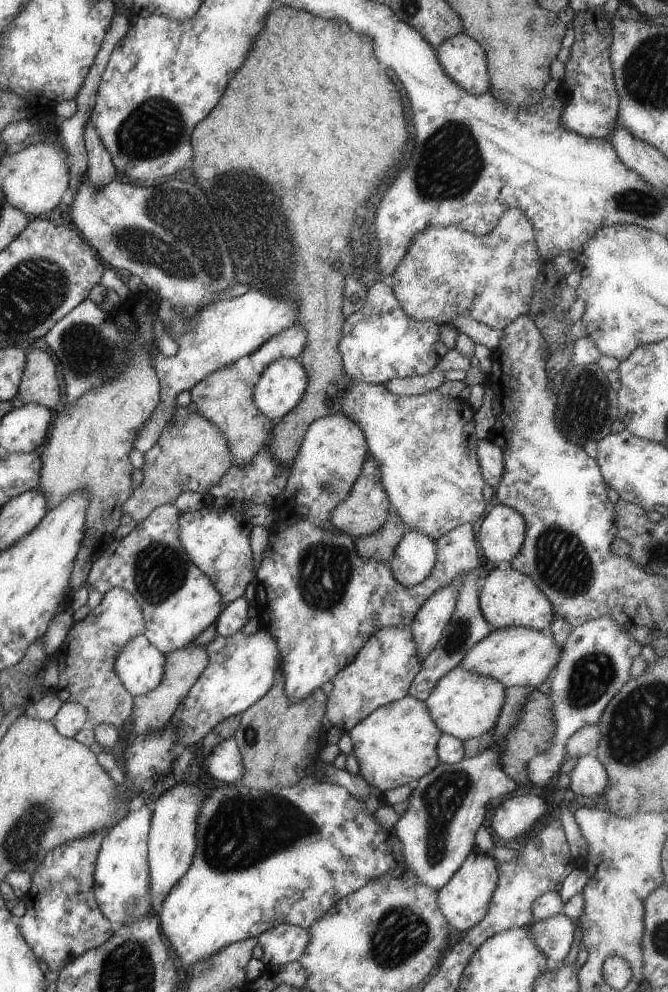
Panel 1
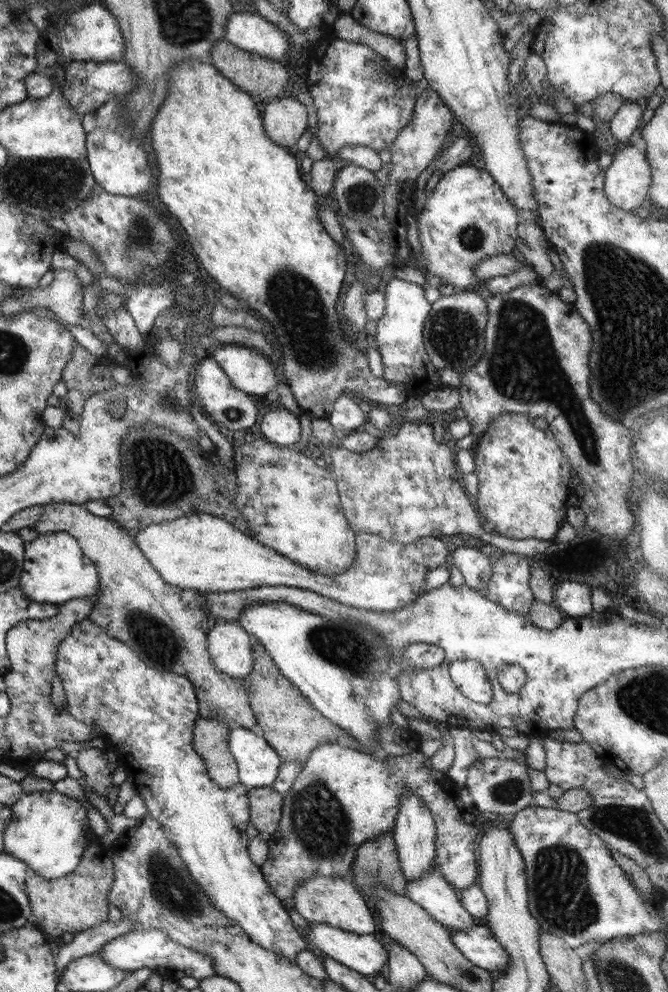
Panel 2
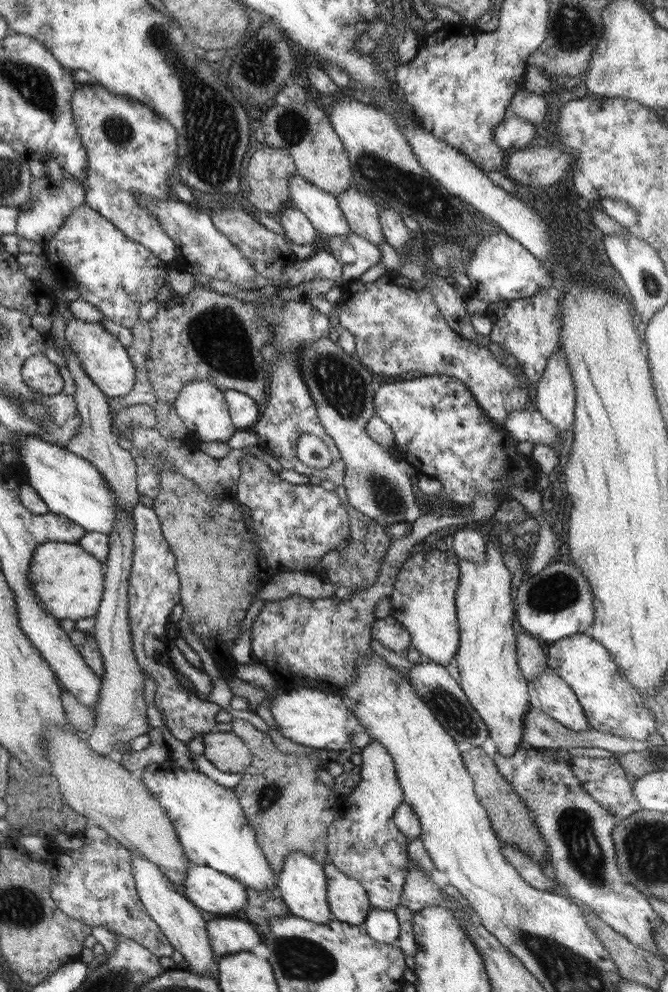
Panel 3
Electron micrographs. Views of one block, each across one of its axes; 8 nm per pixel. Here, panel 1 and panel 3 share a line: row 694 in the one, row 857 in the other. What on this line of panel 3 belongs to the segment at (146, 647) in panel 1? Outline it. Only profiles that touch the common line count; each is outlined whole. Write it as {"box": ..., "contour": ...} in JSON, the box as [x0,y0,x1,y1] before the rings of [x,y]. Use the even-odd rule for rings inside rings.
{"box":[131,852,216,974],"contour":[[[131,852],[131,855],[136,890],[147,913],[160,927],[173,949],[182,954],[187,964],[186,970],[196,974],[211,974],[210,964],[214,962],[216,954],[210,944],[207,921],[202,917],[202,912],[180,892],[178,886],[164,877],[160,872],[160,866],[146,860],[141,854]]]}

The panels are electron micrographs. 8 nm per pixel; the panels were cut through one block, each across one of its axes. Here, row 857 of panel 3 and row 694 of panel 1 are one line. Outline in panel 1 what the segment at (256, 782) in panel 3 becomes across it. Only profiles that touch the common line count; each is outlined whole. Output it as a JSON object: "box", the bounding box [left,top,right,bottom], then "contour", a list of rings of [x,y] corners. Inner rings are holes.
{"box":[234,669,327,790],"contour":[[[282,669],[278,670],[268,694],[241,714],[240,726],[234,736],[243,766],[242,780],[238,783],[252,790],[270,790],[275,786],[290,788],[300,784],[305,778],[304,772],[321,749],[326,705],[327,695],[321,688],[300,702],[290,702],[284,692]]]}

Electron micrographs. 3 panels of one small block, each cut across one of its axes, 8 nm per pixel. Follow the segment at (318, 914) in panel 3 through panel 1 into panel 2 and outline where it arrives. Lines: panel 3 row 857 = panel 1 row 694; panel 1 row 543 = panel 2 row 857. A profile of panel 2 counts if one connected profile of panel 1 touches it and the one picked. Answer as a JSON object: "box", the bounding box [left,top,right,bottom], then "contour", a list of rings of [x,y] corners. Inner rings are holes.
{"box":[259,743,483,908],"contour":[[[328,743],[312,750],[292,788],[283,795],[282,819],[277,832],[270,836],[268,859],[259,867],[270,890],[285,907],[292,908],[295,887],[302,882],[316,877],[349,879],[352,875],[351,868],[356,849],[361,843],[378,839],[380,835],[393,830],[400,797],[403,796],[403,791],[408,790],[418,793],[424,799],[425,806],[433,813],[436,822],[435,848],[437,849],[434,865],[442,873],[442,877],[460,891],[478,884],[476,840],[480,836],[478,832],[483,825],[478,821],[474,810],[466,808],[461,803],[457,796],[459,788],[450,781],[447,774],[433,768],[428,753],[411,750],[408,755],[382,761],[368,753]]]}

